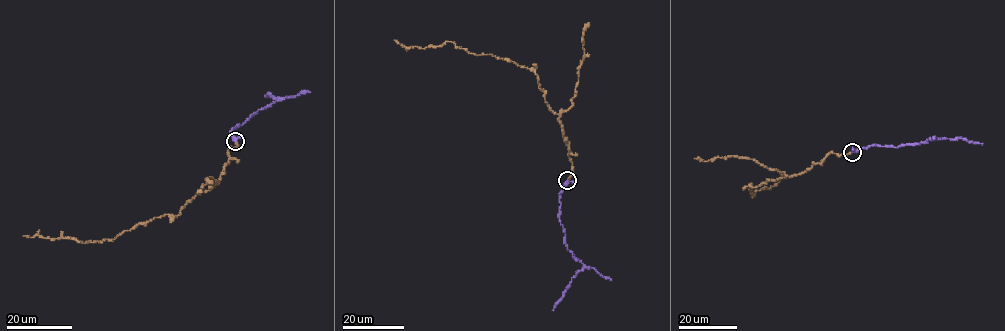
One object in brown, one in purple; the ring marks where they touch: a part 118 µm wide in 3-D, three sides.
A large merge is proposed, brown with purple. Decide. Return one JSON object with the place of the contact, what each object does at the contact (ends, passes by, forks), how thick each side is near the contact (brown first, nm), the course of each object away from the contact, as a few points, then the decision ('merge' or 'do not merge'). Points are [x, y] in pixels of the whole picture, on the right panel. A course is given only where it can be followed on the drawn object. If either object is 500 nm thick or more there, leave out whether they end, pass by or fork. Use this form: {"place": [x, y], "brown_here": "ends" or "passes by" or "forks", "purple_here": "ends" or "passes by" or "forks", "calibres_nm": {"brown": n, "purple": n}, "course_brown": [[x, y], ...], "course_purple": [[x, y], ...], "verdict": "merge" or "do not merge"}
{"place": [852, 152], "brown_here": "ends", "purple_here": "passes by", "calibres_nm": {"brown": 200, "purple": 360}, "course_brown": [[852, 151], [831, 152], [801, 173], [751, 183], [749, 190], [753, 196], [774, 185], [774, 180]], "course_purple": [[853, 152], [870, 145], [895, 147], [946, 138], [983, 144]], "verdict": "merge"}

